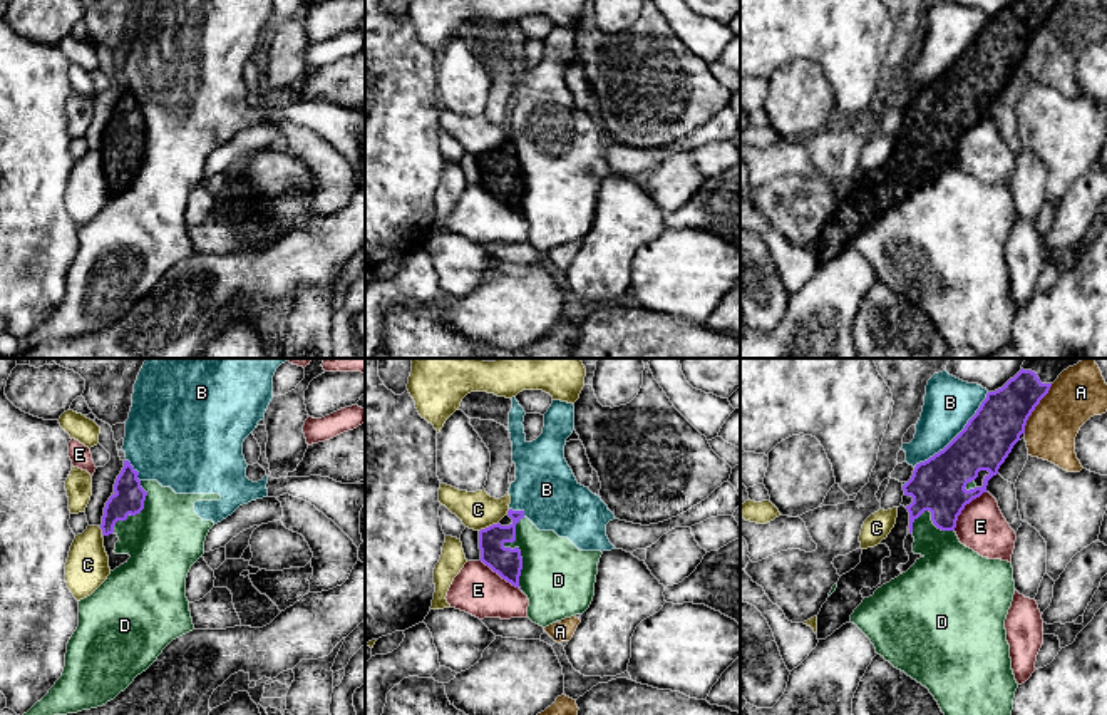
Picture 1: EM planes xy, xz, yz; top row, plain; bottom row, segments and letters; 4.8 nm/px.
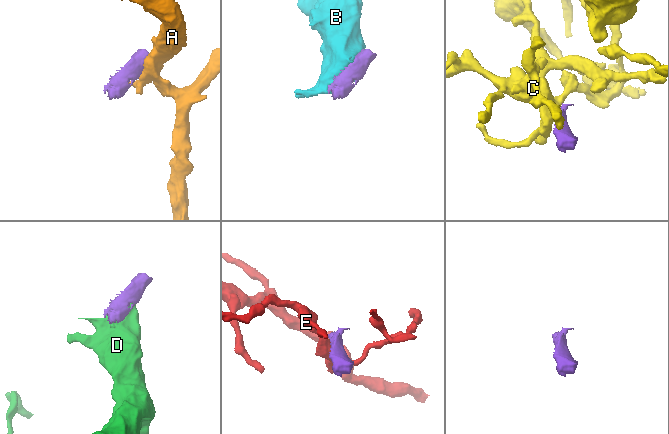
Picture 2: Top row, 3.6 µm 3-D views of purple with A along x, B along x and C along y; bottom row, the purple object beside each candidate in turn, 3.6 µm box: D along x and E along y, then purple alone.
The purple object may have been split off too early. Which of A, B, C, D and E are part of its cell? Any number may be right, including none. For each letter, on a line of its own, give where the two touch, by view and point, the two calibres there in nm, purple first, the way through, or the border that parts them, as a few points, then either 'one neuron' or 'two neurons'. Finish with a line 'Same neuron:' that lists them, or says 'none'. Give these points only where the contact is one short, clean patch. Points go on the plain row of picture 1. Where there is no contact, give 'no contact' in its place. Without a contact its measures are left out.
A: contact yz (1034, 34); calibres 240 and 240 nm; two neurons
B: contact yz (958, 59); calibres 240 and 240 nm; two neurons
C: contact xz (489, 151); calibres 140 and 180 nm; border xz (498, 146), (479, 156); two neurons
D: contact xz (514, 173); calibres 140 and 340 nm; two neurons
E: contact yz (963, 133); calibres 260 and 240 nm; two neurons
Same neuron: none

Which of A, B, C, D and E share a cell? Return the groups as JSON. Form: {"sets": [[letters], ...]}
{"sets": [["A"], ["B", "D"], ["C"], ["E"]]}

